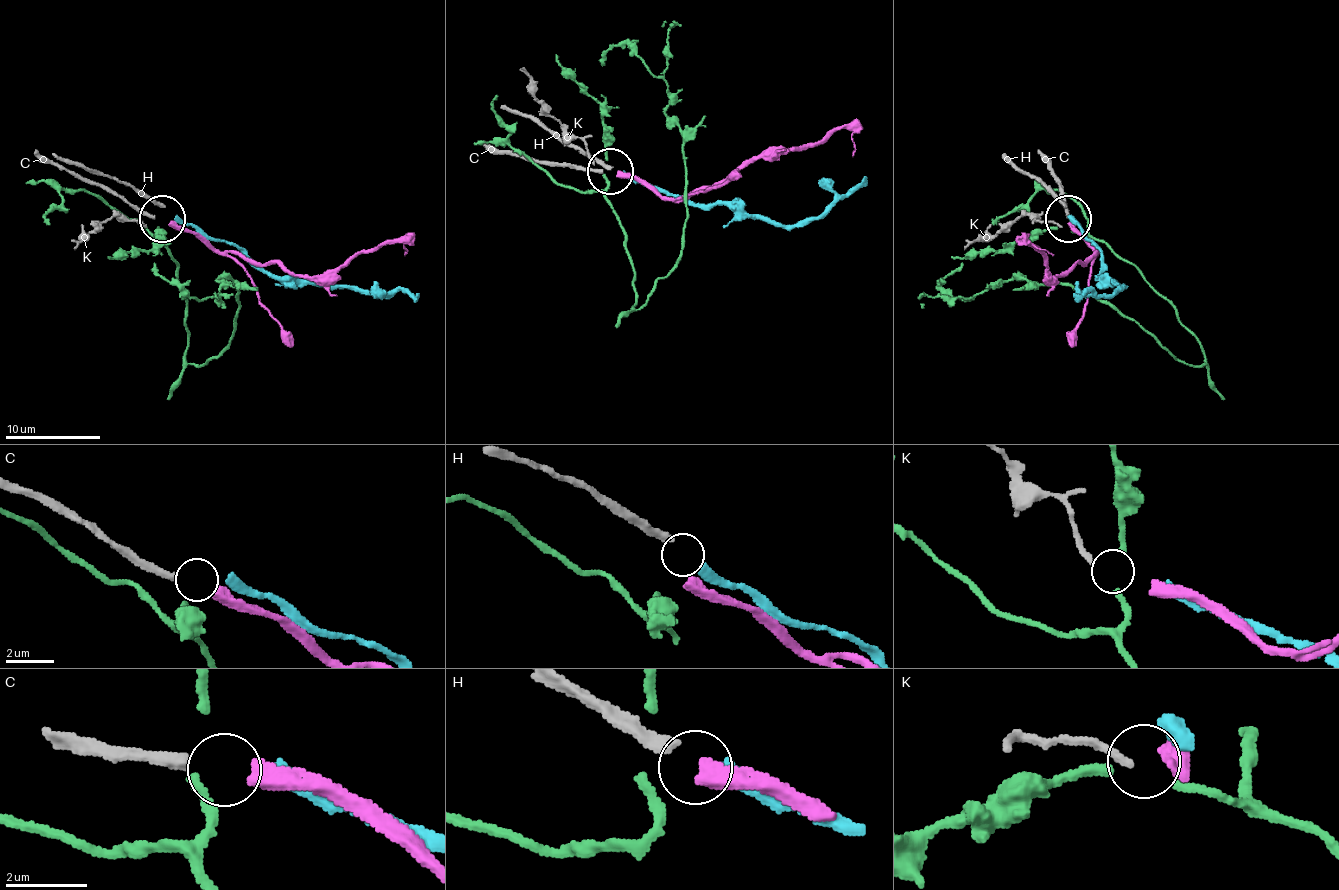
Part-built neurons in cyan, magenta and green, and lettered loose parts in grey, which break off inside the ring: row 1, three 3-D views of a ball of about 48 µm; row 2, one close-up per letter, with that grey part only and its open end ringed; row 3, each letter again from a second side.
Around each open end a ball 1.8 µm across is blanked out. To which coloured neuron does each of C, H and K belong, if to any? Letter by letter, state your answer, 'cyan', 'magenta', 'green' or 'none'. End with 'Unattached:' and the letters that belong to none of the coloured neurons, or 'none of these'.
C: magenta
H: cyan
K: green
Unattached: none of these

